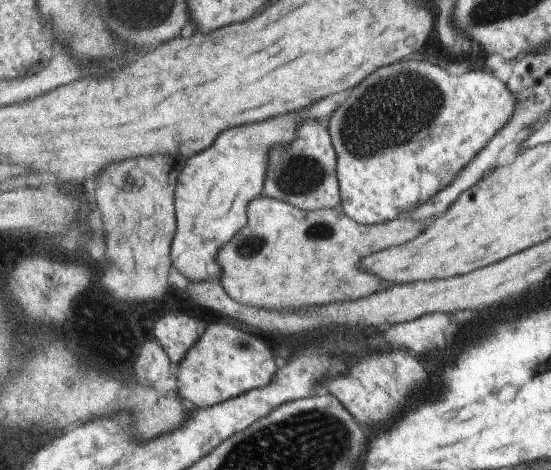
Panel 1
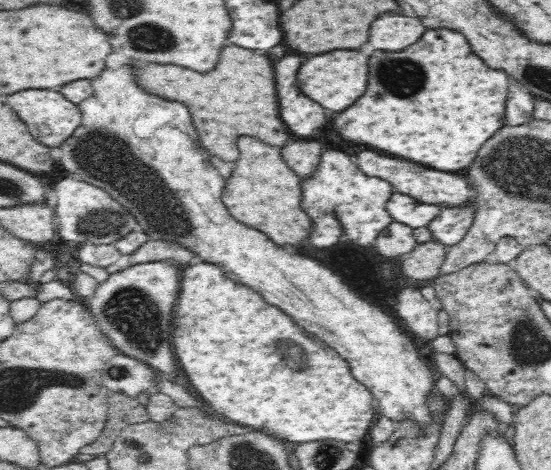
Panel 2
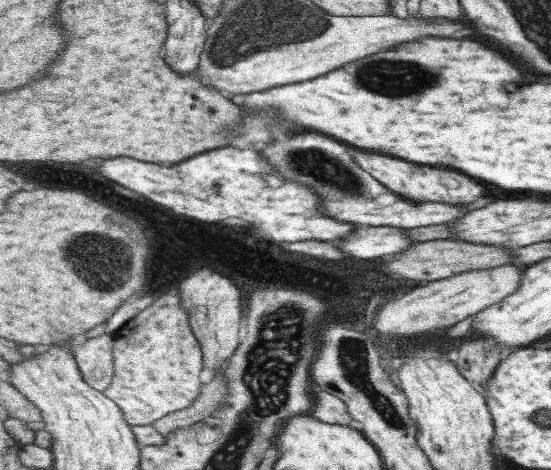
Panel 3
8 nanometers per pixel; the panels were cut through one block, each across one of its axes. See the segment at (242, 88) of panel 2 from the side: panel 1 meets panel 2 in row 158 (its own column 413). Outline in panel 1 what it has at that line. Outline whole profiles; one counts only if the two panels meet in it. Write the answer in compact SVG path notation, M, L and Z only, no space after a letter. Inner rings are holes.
M261 196L253 200L253 204L249 204L249 224L245 226L245 230L221 250L221 268L225 270L221 284L225 286L227 294L233 300L249 308L261 308L261 310L281 308L279 312L289 312L287 308L305 308L305 306L323 308L321 304L329 306L329 304L357 302L361 298L369 298L381 292L383 288L387 288L387 284L379 276L373 276L373 272L365 272L361 264L377 252L385 252L389 248L409 244L421 232L425 232L427 224L429 222L413 220L407 214L393 222L363 226L353 218L349 218L341 208L305 212L283 200Z

